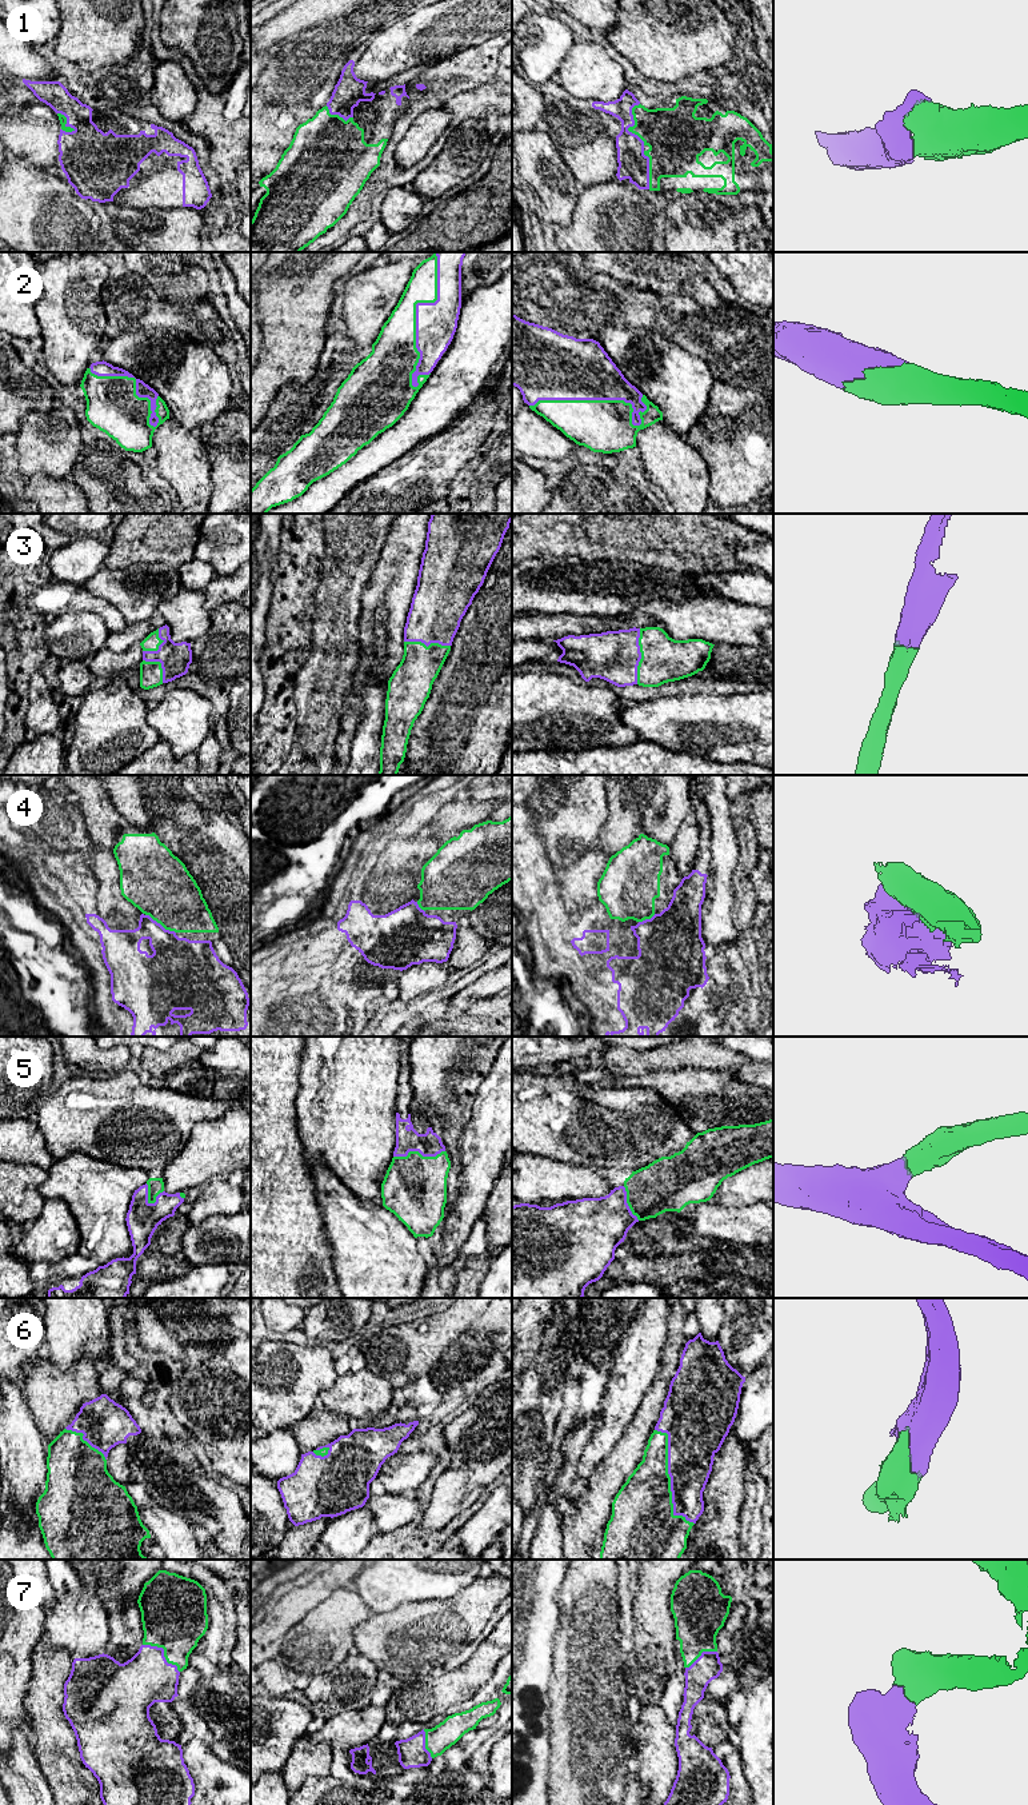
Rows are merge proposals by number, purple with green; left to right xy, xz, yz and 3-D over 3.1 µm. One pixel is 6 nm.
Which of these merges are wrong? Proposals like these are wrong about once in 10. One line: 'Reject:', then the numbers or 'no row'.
Reject: 4

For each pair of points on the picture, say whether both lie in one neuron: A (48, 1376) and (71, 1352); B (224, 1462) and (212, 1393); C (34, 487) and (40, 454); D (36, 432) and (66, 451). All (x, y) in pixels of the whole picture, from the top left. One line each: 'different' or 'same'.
A: different
B: same
C: different
D: same

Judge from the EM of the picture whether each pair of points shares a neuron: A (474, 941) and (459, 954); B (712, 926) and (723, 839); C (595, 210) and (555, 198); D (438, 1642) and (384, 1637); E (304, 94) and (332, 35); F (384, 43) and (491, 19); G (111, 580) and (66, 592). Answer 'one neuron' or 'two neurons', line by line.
A: one neuron
B: one neuron
C: two neurons
D: one neuron
E: one neuron
F: one neuron
G: two neurons

